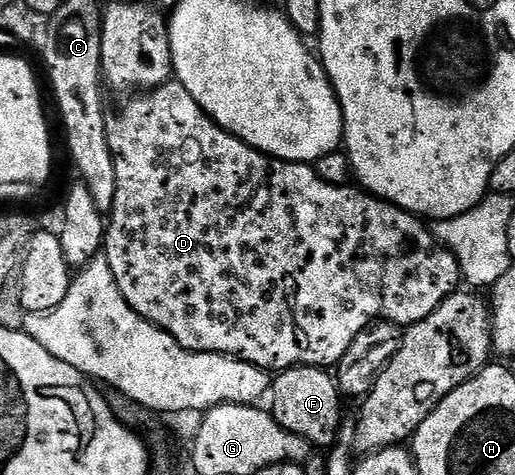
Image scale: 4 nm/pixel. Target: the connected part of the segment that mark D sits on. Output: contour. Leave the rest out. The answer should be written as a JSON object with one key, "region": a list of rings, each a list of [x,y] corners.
{"region":[[[172,79],[166,85],[159,86],[158,89],[148,92],[146,95],[135,95],[131,102],[124,107],[120,113],[111,113],[107,118],[107,138],[109,139],[109,151],[113,155],[113,163],[117,171],[117,191],[113,195],[113,207],[109,214],[109,224],[105,229],[103,239],[102,256],[106,257],[109,263],[109,271],[113,271],[113,279],[117,279],[117,287],[121,291],[121,295],[129,303],[129,307],[133,307],[133,311],[137,311],[137,315],[141,315],[146,321],[151,321],[158,329],[171,333],[173,339],[177,339],[177,343],[181,343],[181,347],[185,347],[191,353],[222,353],[225,357],[237,357],[241,361],[248,361],[257,367],[268,371],[282,371],[291,369],[294,365],[318,365],[320,367],[338,366],[339,360],[345,355],[345,351],[349,351],[349,347],[353,343],[353,339],[357,339],[357,335],[361,335],[363,329],[368,329],[370,325],[382,319],[391,321],[394,325],[400,327],[410,327],[421,323],[421,319],[425,319],[429,315],[433,315],[433,311],[437,311],[437,307],[441,307],[441,303],[456,292],[461,285],[461,274],[459,264],[456,263],[455,257],[439,244],[435,238],[434,232],[430,228],[427,229],[422,220],[415,214],[405,211],[396,205],[390,205],[384,201],[382,197],[375,197],[362,187],[350,185],[330,185],[325,183],[325,179],[321,179],[317,175],[314,164],[304,163],[302,161],[282,161],[276,157],[269,157],[259,153],[253,147],[249,147],[241,139],[237,139],[232,133],[227,133],[217,122],[213,120],[197,103],[197,99],[193,99],[193,95],[189,95],[189,91],[185,91],[185,87],[178,81]]]}

